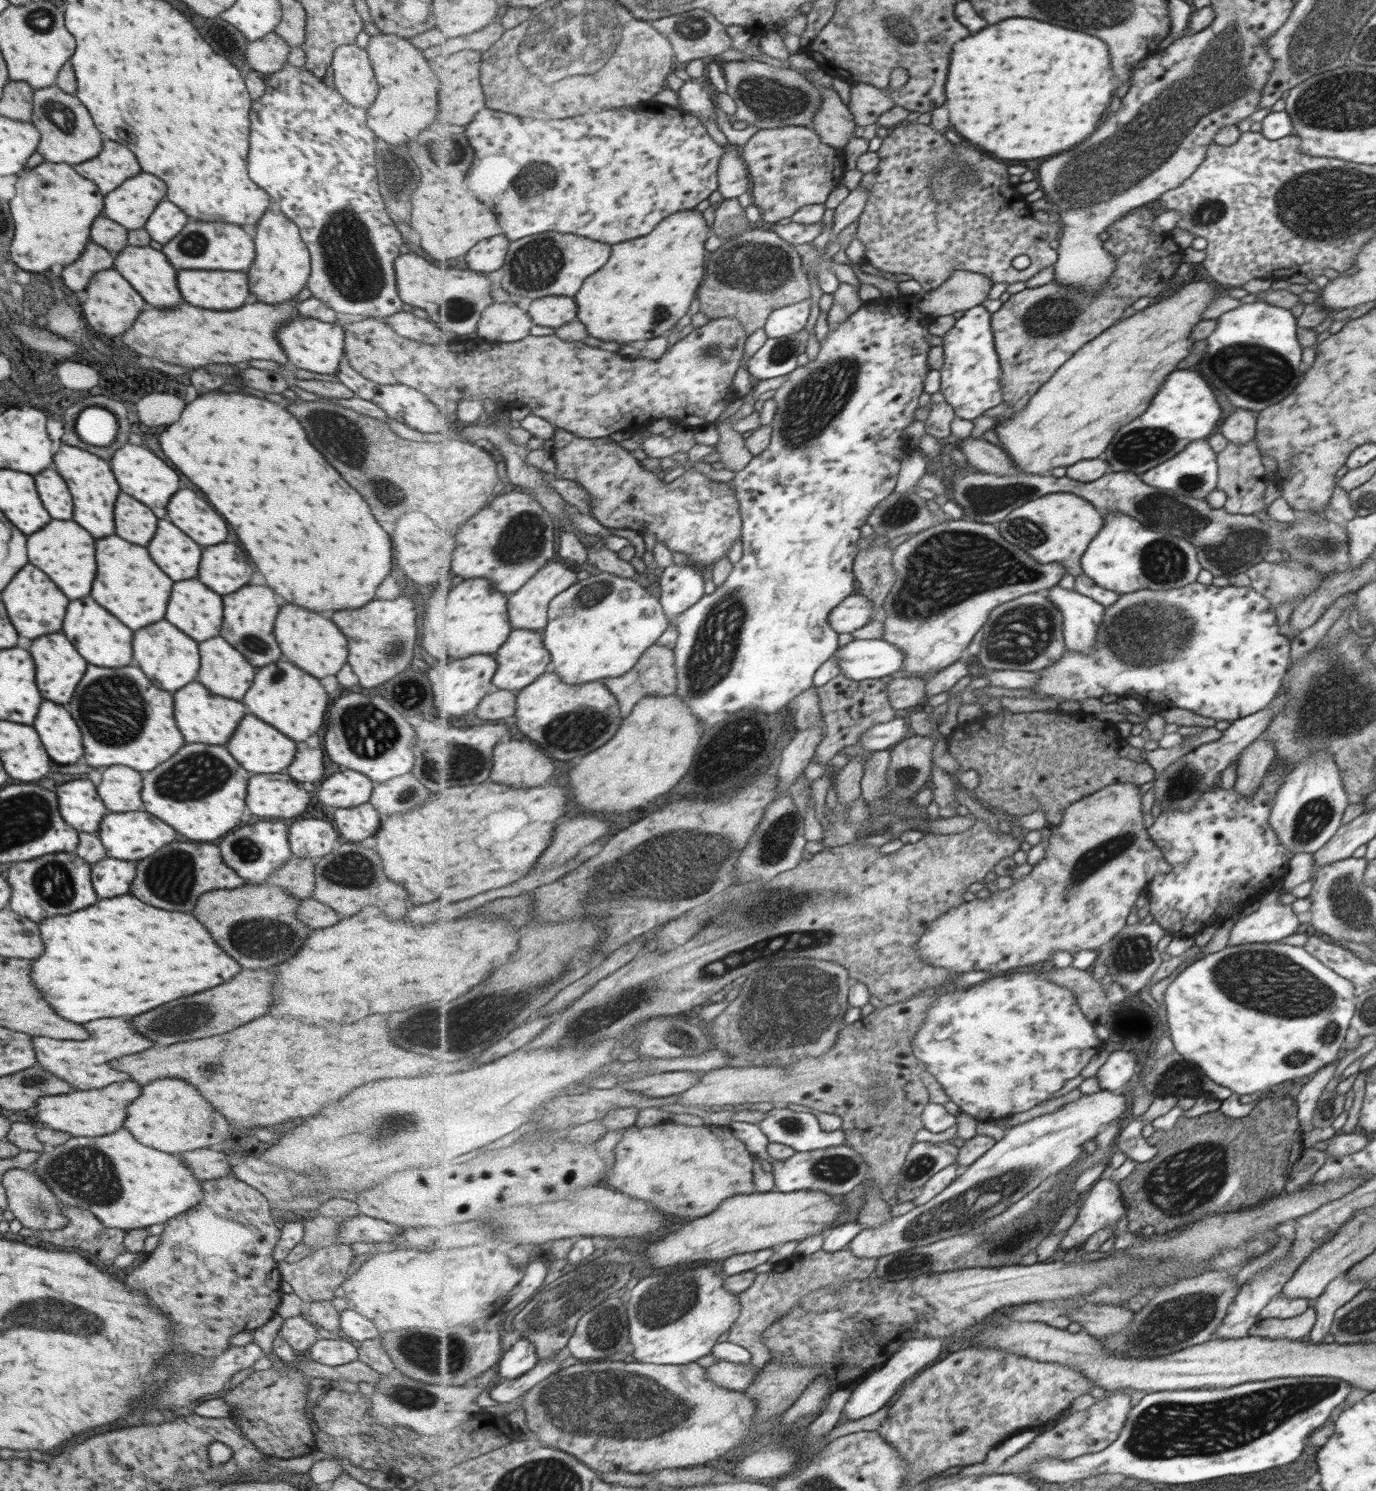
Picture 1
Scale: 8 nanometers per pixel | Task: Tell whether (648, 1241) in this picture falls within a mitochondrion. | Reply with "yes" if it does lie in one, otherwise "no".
no

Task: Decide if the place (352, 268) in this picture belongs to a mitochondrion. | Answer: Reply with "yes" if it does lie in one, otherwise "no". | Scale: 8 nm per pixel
yes

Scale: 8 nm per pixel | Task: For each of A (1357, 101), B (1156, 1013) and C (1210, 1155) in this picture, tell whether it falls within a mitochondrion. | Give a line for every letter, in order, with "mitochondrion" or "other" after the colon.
A: mitochondrion
B: other
C: mitochondrion

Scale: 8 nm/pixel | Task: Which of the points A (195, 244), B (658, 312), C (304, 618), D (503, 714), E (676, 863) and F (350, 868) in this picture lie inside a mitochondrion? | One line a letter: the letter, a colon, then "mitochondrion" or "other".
A: mitochondrion
B: mitochondrion
C: other
D: other
E: mitochondrion
F: mitochondrion

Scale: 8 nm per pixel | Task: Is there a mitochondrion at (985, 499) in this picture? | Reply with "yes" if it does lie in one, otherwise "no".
yes

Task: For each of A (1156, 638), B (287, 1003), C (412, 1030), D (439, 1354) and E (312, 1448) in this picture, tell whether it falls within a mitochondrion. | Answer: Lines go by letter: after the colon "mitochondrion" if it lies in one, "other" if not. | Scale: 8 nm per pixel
A: mitochondrion
B: other
C: mitochondrion
D: mitochondrion
E: other

